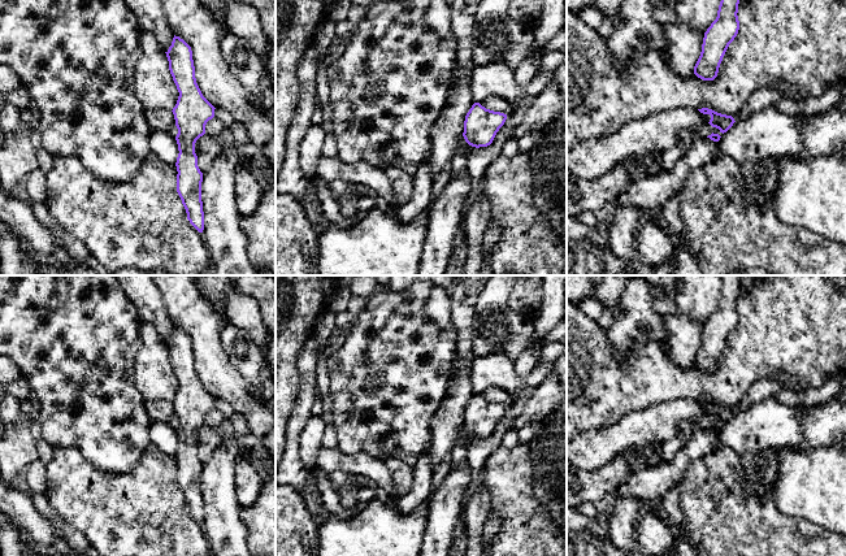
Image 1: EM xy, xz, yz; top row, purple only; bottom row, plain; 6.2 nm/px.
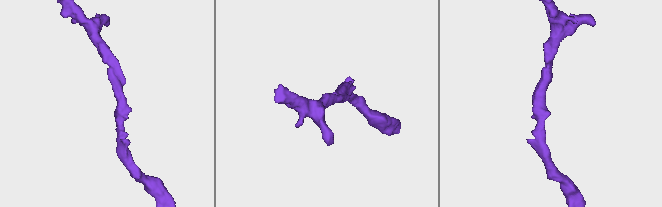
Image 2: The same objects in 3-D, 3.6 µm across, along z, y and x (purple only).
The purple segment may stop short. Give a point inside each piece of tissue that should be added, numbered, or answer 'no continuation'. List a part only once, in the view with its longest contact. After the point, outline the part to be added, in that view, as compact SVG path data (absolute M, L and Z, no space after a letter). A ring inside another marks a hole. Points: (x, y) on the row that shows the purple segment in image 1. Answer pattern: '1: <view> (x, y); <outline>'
no continuation

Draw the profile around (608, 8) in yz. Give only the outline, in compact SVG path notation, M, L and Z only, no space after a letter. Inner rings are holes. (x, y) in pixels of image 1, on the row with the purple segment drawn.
M594 0L593 6L607 19L616 16L621 3L622 0Z

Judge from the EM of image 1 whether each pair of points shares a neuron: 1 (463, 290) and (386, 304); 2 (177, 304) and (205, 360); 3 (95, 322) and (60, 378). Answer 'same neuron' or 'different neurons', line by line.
1: different neurons
2: same neuron
3: same neuron

